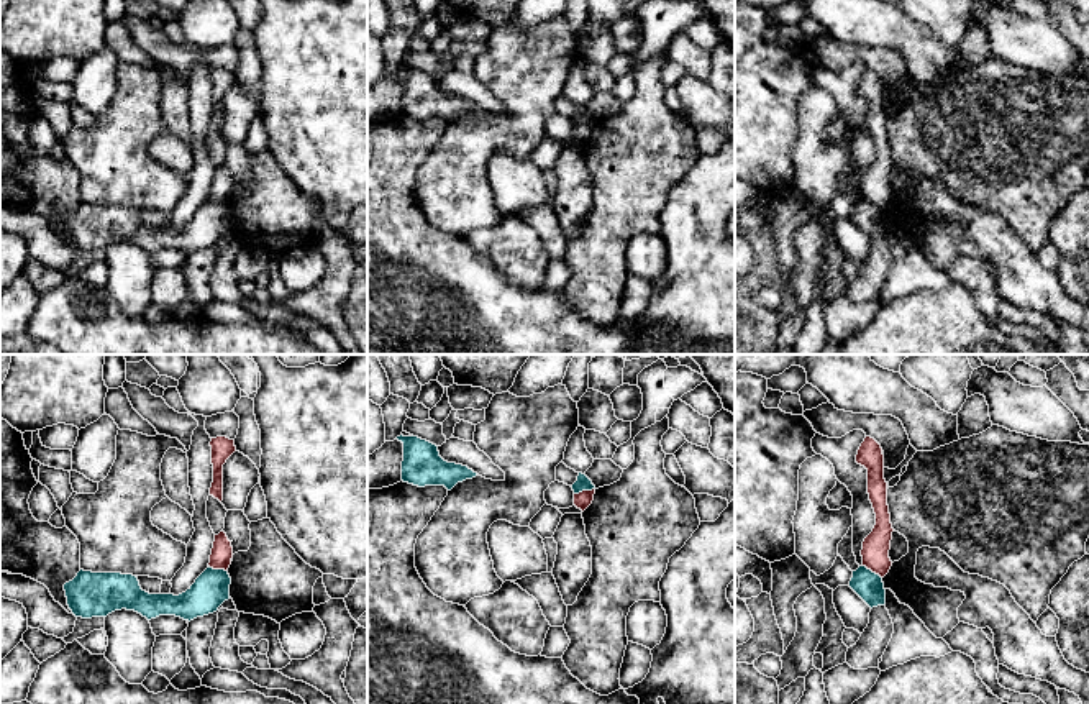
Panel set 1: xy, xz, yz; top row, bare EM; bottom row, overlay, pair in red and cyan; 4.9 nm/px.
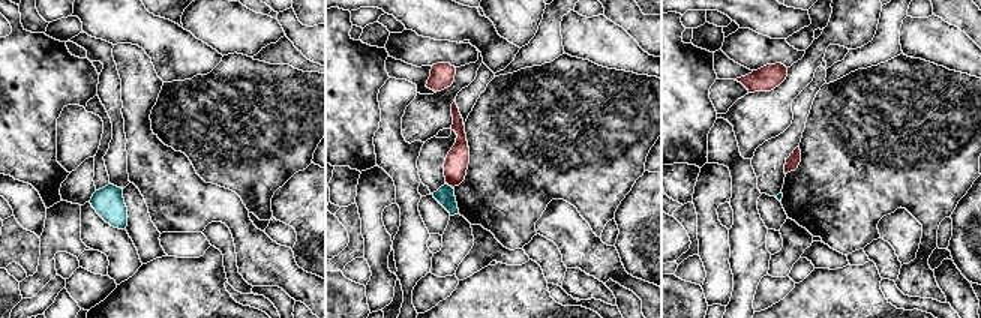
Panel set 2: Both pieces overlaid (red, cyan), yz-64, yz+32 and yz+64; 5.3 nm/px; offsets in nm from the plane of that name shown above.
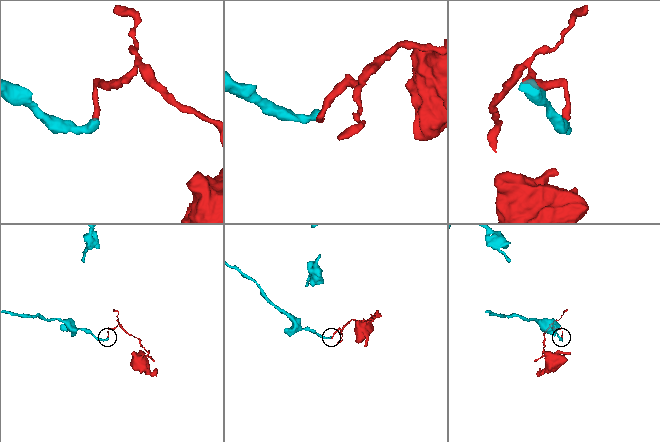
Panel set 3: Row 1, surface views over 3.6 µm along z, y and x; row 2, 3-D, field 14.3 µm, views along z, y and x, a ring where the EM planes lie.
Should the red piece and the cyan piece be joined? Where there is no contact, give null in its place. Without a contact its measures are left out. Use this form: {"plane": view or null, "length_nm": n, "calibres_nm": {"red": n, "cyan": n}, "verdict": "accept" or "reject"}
{"plane": "xz", "length_nm": 110, "calibres_nm": {"red": 80, "cyan": 70}, "verdict": "reject"}

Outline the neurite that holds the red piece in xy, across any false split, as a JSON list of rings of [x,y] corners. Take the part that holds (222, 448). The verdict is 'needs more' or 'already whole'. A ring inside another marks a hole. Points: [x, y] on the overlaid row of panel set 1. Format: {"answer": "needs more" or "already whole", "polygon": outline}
{"answer": "already whole", "polygon": [[[216,437],[210,441],[212,446],[212,464],[213,464],[213,482],[210,487],[210,496],[223,501],[223,464],[236,451],[235,440],[226,437]]]}

